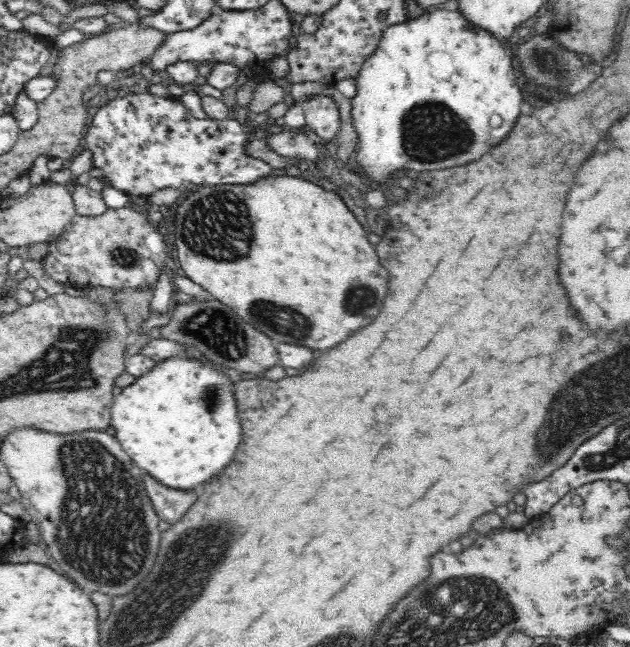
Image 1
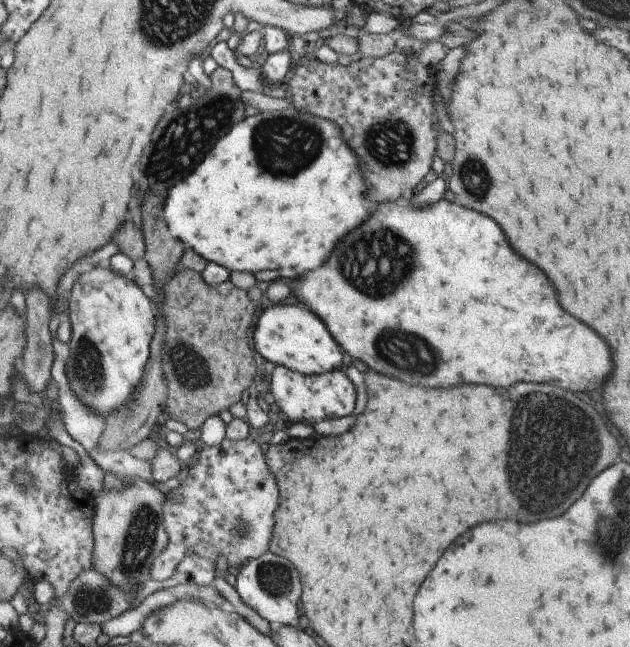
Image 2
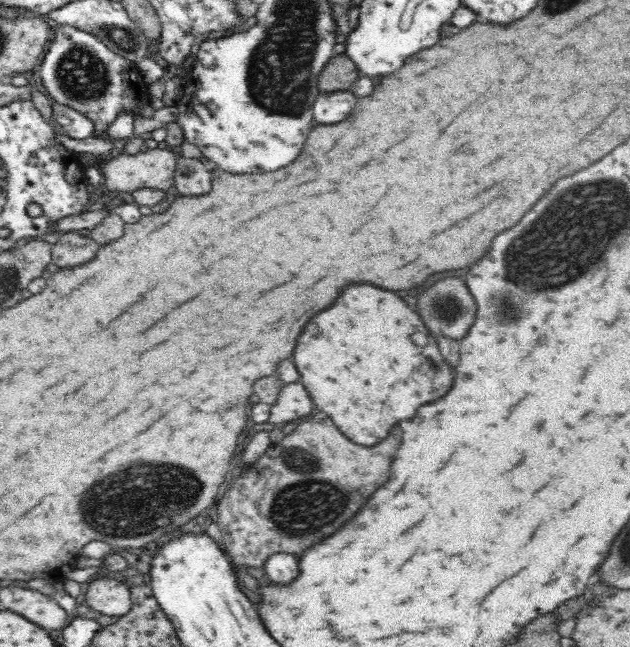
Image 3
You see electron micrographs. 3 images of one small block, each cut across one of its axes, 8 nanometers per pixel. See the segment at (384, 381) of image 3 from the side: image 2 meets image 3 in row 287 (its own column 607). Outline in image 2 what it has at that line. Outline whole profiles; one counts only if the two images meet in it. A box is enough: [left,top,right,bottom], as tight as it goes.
[291,195,613,390]

